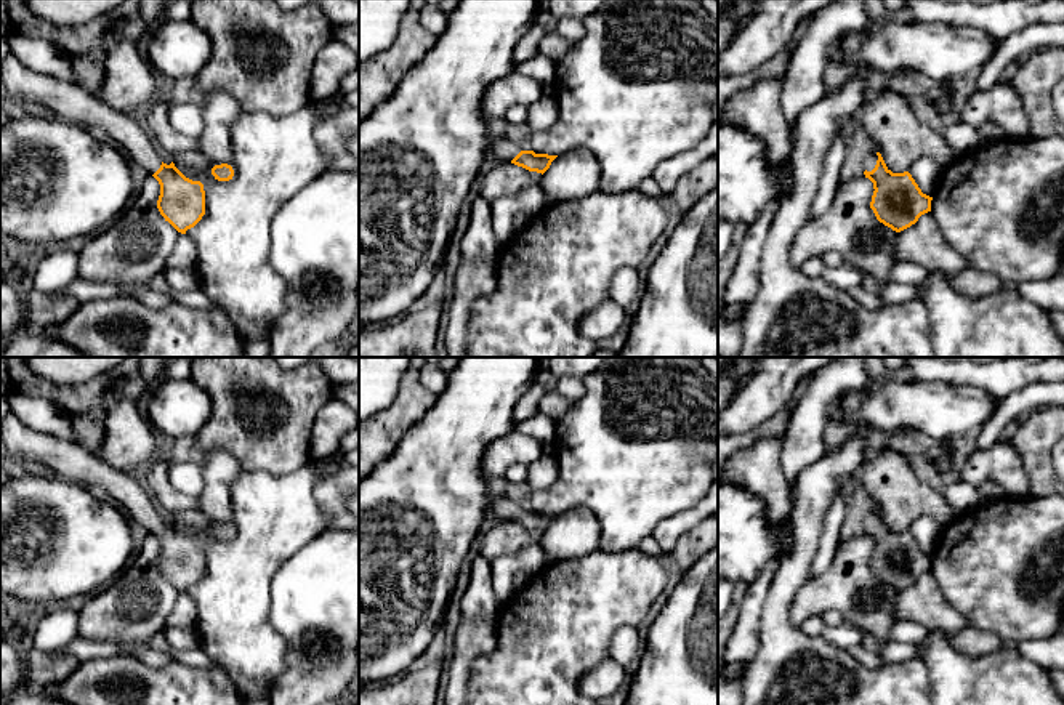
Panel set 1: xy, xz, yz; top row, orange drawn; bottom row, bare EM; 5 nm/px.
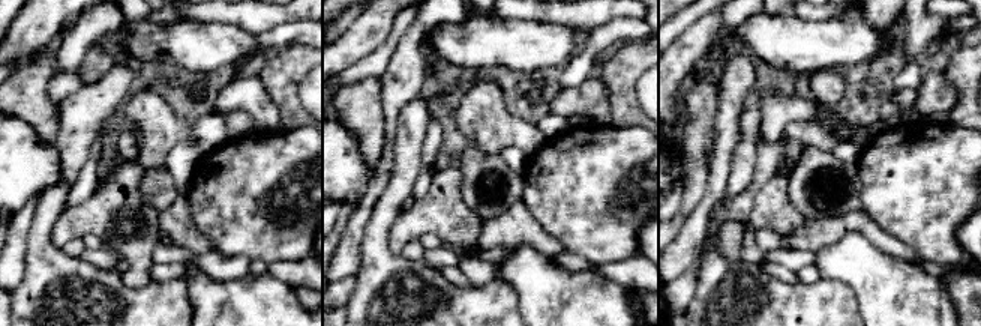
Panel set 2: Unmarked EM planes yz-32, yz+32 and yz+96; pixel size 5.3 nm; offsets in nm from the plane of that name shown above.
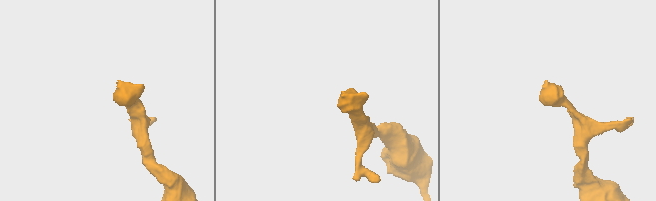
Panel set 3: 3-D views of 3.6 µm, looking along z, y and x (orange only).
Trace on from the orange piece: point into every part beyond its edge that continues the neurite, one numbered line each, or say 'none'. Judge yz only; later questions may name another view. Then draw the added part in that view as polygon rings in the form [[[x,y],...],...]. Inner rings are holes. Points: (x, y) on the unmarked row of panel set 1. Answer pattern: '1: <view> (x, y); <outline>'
1: yz (870, 518); [[[873,506],[867,511],[867,514],[864,516],[864,529],[872,530],[875,527],[877,519],[878,519],[877,511],[878,510]]]

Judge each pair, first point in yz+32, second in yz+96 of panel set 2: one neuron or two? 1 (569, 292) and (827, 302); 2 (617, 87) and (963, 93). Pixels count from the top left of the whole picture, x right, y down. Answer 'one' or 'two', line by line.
1: two
2: one

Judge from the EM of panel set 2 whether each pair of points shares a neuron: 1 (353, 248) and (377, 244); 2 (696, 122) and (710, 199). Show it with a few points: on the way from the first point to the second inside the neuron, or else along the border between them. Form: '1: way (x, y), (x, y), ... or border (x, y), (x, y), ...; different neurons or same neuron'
1: border (371, 212), (363, 235), (362, 265), (356, 275); different neurons
2: border (713, 144), (713, 159), (704, 194), (690, 211); different neurons

